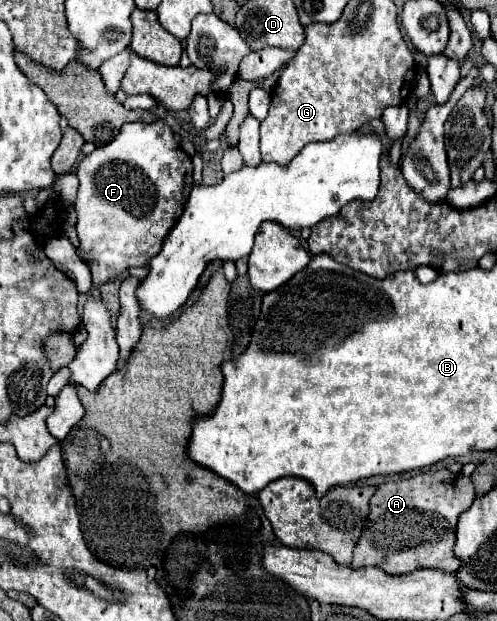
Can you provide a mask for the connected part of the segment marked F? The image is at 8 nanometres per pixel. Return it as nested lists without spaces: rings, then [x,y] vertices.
[[[133,122],[123,124],[119,134],[105,146],[97,148],[93,154],[85,156],[77,166],[79,192],[75,200],[77,210],[77,254],[87,262],[91,270],[93,286],[107,284],[115,280],[123,270],[131,266],[145,266],[163,246],[165,236],[177,224],[183,214],[185,202],[193,188],[193,164],[191,158],[179,146],[173,130],[165,122]]]

